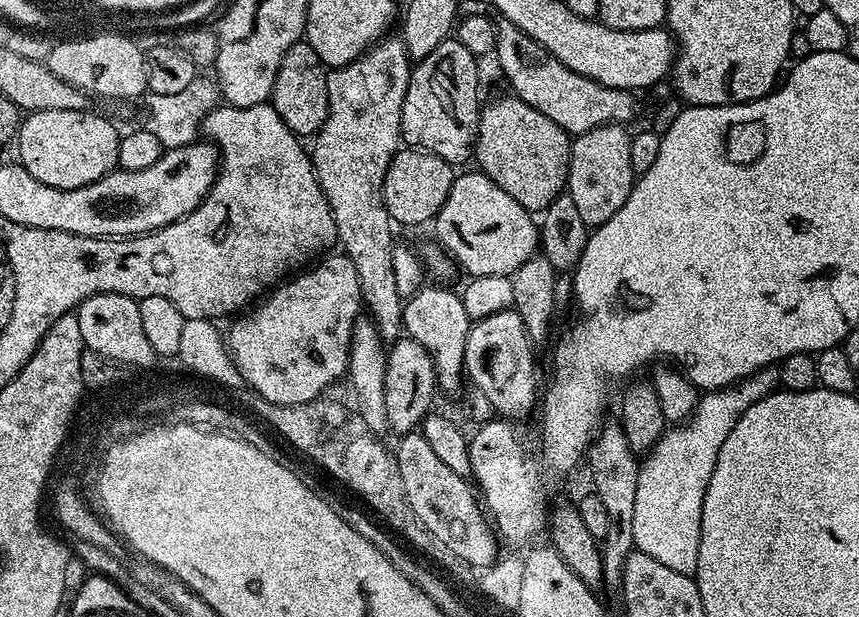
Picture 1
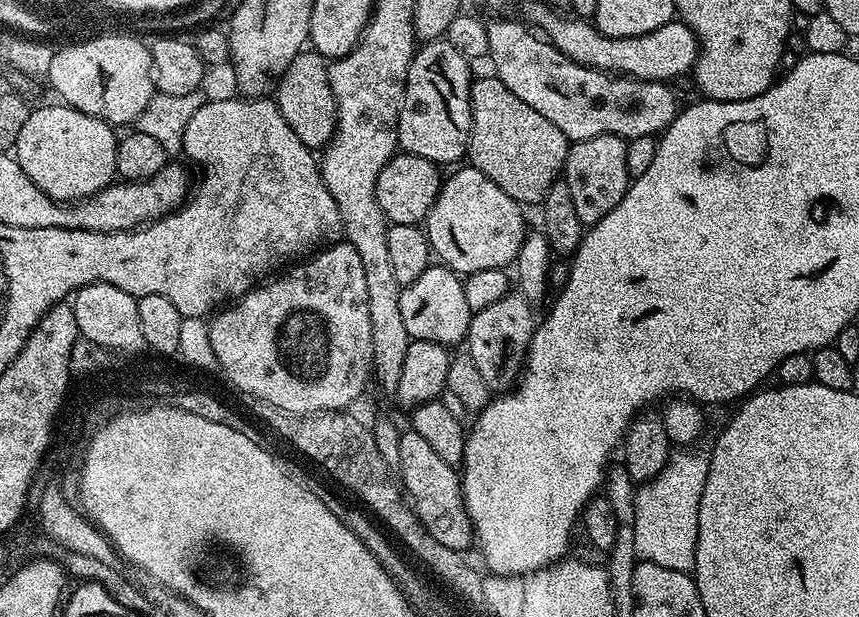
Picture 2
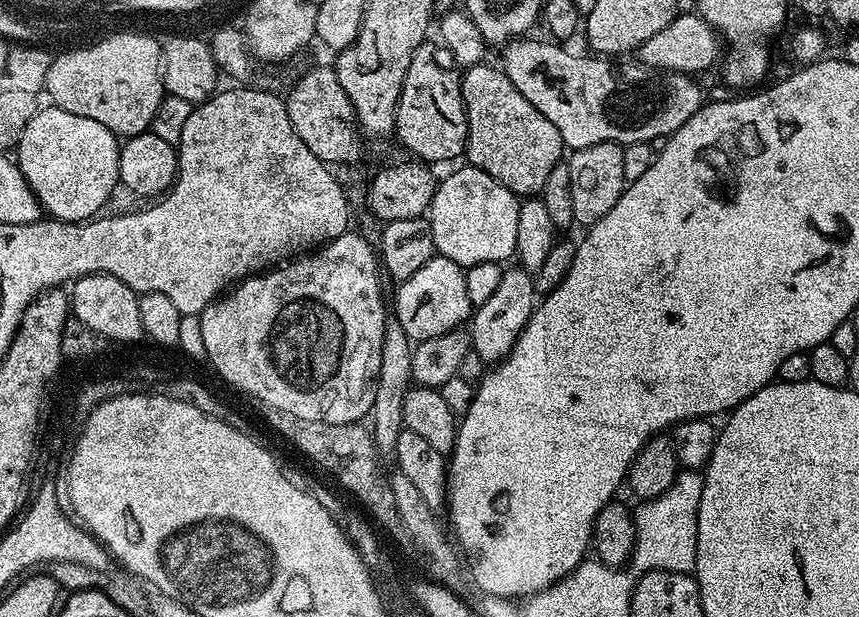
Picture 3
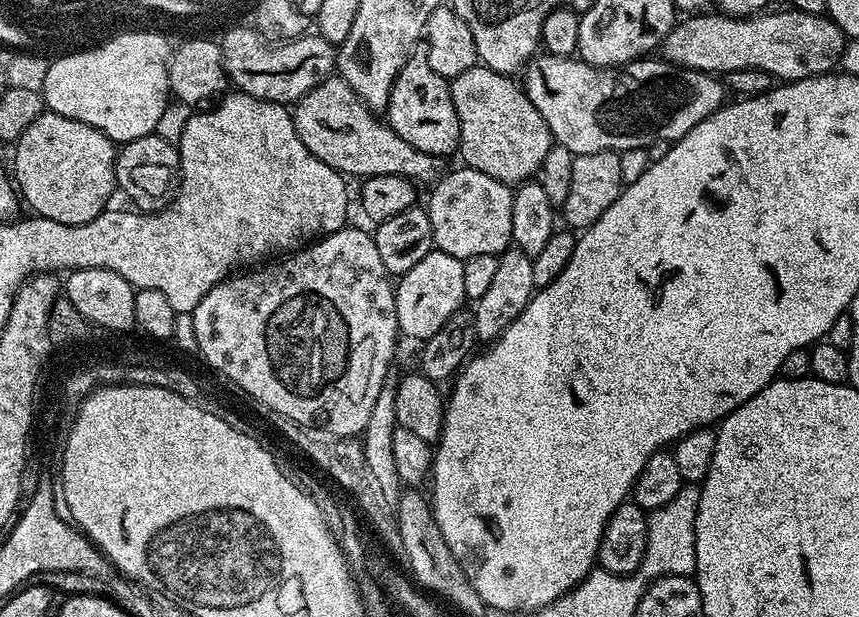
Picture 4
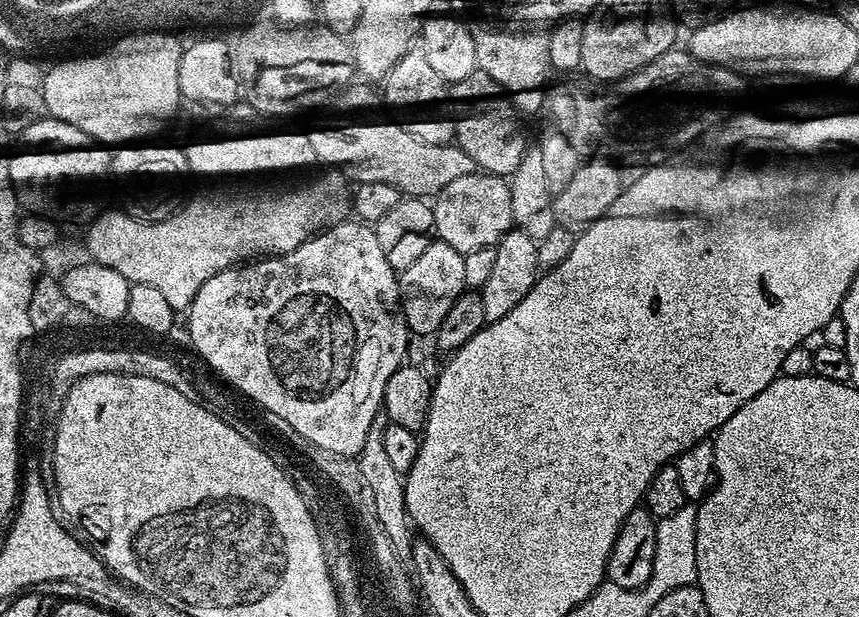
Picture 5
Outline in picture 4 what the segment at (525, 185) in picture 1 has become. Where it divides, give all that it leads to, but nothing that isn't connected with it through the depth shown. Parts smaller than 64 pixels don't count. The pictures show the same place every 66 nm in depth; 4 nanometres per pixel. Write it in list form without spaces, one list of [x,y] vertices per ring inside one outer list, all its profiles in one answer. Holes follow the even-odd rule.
[[[483,66],[462,70],[450,82],[454,110],[460,127],[461,156],[467,167],[490,174],[498,182],[519,186],[537,175],[550,150],[554,147],[552,131],[542,114],[511,75]]]

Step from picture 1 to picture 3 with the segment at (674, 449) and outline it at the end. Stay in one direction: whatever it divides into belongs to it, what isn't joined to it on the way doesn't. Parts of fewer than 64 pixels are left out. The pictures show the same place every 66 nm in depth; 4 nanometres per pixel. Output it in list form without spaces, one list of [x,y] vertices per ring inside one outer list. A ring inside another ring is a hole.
[[[680,470],[676,480],[668,490],[653,500],[643,501],[635,509],[636,518],[636,550],[632,553],[631,567],[637,568],[637,573],[653,572],[654,570],[666,570],[667,572],[686,572],[689,574],[696,571],[696,535],[698,534],[698,506],[702,502],[702,486],[704,477],[696,470]]]

